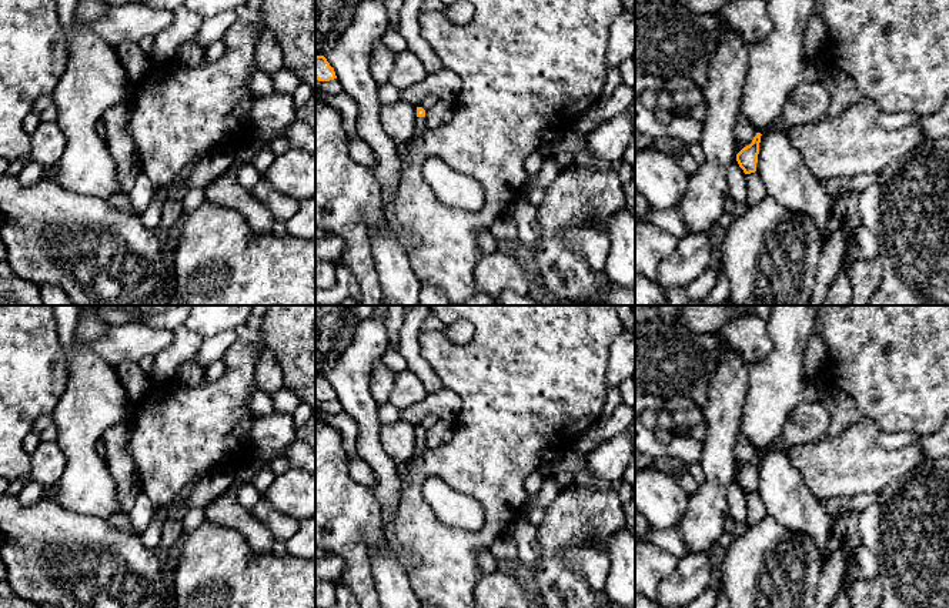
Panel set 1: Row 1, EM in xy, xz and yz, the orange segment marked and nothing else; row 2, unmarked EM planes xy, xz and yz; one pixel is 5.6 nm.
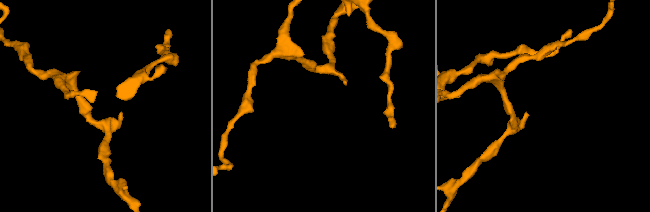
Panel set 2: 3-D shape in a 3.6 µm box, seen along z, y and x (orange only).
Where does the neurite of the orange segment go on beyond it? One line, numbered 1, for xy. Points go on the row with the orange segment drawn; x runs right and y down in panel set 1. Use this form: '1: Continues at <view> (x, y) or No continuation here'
1: No continuation here

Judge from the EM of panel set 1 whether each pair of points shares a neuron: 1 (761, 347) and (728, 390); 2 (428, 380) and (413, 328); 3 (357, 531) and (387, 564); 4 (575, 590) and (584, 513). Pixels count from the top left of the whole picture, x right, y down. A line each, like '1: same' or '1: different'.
1: different
2: same
3: different
4: same

